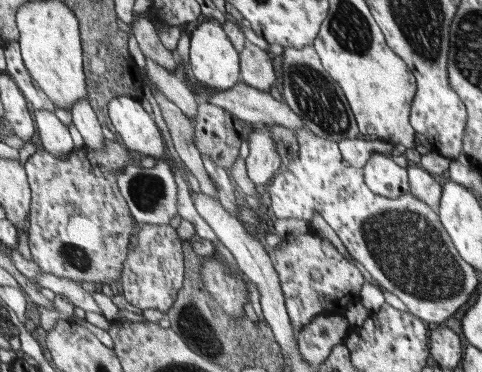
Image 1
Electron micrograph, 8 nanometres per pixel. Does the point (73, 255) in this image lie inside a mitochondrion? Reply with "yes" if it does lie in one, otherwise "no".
yes

